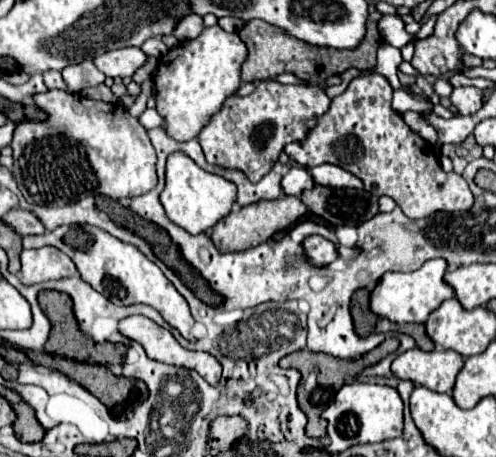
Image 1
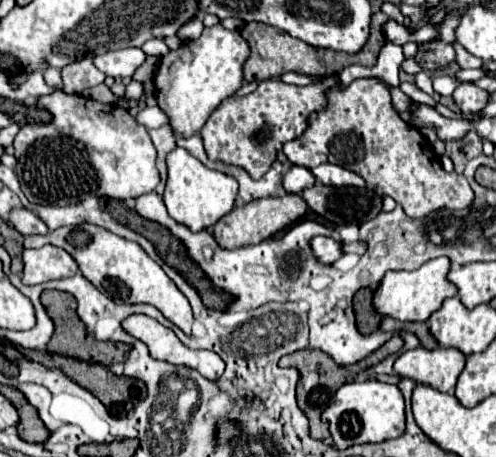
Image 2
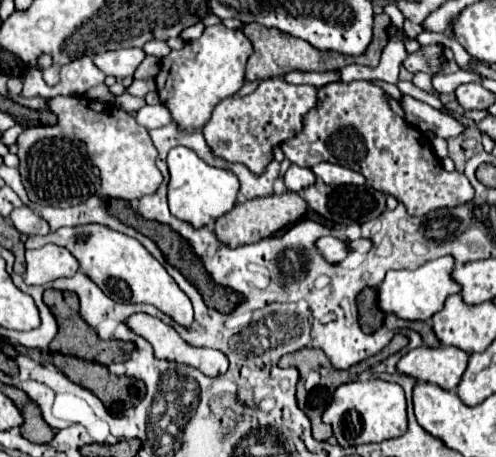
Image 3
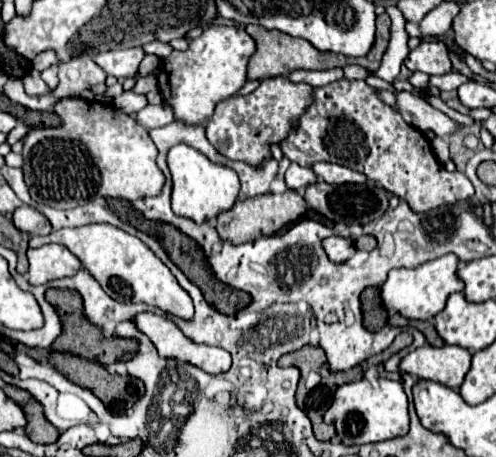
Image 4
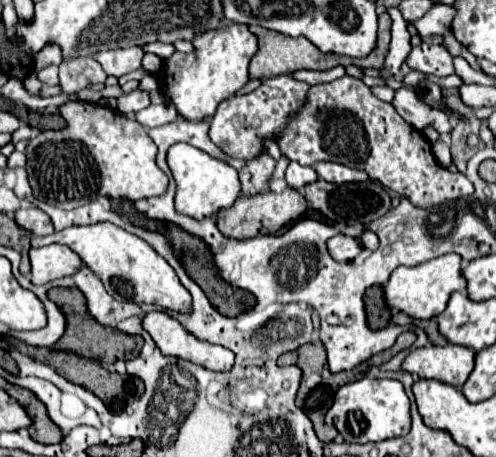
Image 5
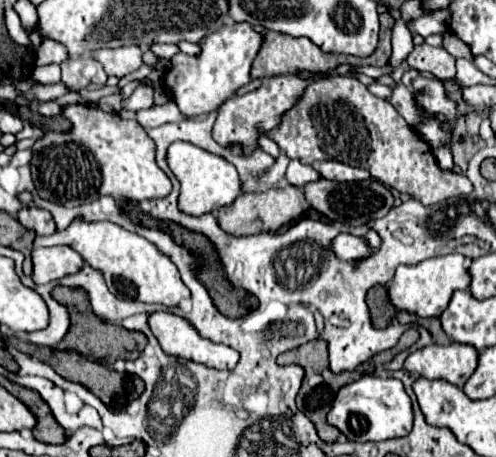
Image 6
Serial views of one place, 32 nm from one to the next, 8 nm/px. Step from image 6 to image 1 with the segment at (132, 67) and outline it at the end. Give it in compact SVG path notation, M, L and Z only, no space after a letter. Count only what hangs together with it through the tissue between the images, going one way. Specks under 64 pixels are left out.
M120 48L94 58L96 68L112 78L132 76L144 62L146 54L140 48Z

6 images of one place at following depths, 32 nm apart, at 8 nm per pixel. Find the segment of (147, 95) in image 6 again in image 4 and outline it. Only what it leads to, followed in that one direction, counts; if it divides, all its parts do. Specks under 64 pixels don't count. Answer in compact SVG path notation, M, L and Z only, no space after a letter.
M124 92L122 96L114 98L114 106L120 108L126 114L136 114L144 106L148 106L146 94L136 94L136 92Z

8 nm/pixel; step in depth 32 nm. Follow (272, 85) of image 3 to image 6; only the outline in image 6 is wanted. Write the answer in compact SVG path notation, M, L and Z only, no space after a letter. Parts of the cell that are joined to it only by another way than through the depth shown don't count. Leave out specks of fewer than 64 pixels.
M292 74L290 76L274 76L274 78L264 78L262 86L250 94L228 98L224 102L224 106L220 108L218 120L214 124L214 138L220 144L240 142L246 152L252 150L258 142L258 136L262 136L262 130L276 128L280 124L282 114L300 100L306 86L308 86L306 80L292 76Z

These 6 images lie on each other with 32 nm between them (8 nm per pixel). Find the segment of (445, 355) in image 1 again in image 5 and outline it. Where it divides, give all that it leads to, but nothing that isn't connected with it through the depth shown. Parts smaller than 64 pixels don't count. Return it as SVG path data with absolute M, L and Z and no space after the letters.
M428 344L408 354L402 364L402 370L418 378L448 382L460 390L468 380L470 372L474 370L474 356L476 352L472 352L472 348L464 348L460 344Z

